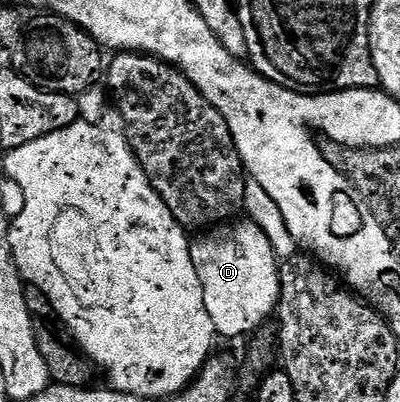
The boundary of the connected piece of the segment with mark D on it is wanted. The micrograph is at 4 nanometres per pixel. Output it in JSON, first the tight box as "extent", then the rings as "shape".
{"extent":[191,219,280,337],"shape":[[[243,219],[217,224],[191,240],[193,270],[197,270],[197,278],[201,278],[205,310],[209,310],[209,318],[213,318],[213,326],[220,337],[250,337],[276,315],[279,307],[280,257],[267,237],[266,227]]]}

